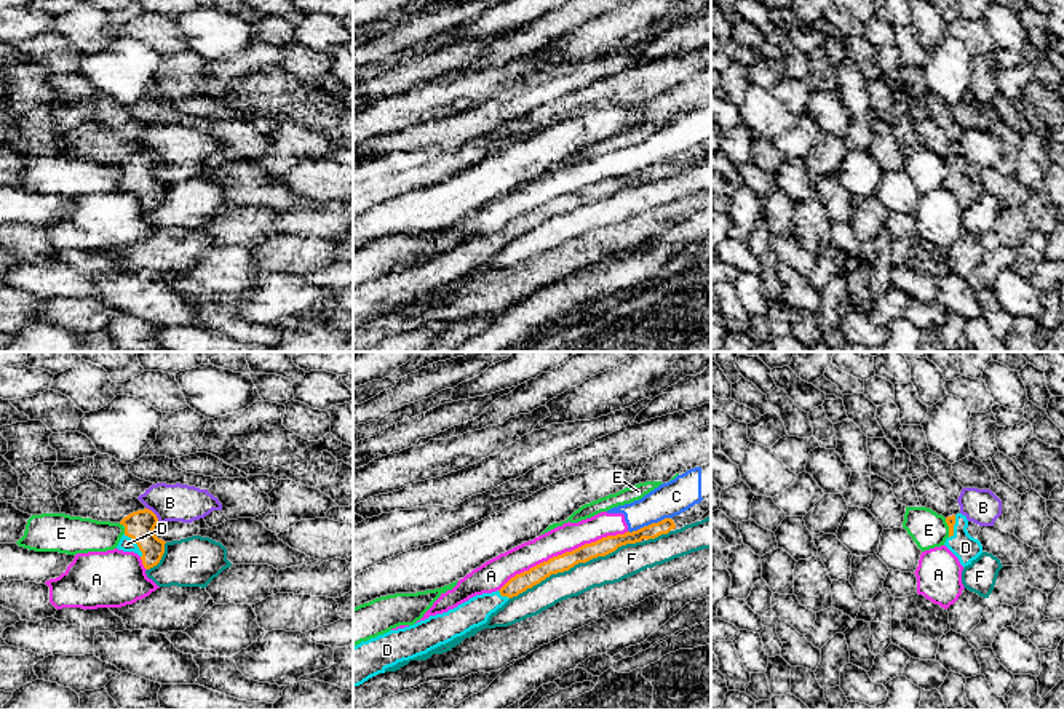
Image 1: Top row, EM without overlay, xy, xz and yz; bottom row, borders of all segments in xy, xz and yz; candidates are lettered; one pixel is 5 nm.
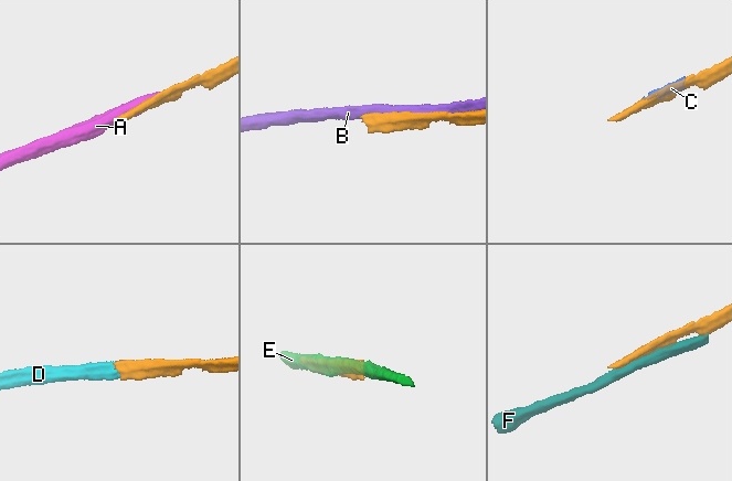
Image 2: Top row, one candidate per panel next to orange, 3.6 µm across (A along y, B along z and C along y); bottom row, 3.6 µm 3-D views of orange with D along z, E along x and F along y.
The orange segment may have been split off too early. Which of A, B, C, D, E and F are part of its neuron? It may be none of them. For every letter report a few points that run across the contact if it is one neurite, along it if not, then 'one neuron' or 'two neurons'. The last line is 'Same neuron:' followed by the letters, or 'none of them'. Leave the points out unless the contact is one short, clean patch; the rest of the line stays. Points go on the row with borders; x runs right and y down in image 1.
A: two neurons
B: two neurons
C: two neurons
D: xy (139, 525), (136, 542), (127, 544) | one neuron
E: two neurons
F: two neurons
Same neuron: D

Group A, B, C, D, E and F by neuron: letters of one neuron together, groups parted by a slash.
A C / B / D / E / F

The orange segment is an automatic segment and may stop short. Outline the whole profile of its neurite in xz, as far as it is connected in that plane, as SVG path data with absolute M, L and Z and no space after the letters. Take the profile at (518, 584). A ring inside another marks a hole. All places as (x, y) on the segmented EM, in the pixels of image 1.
M665 518L633 532L628 531L625 534L602 537L516 574L497 592L476 595L447 612L430 616L414 625L390 630L367 641L361 641L353 646L353 688L379 673L385 673L388 667L398 662L427 654L465 635L471 628L486 624L489 616L510 598L532 588L551 574L569 571L575 564L598 556L605 556L621 545L668 534L674 528L674 521Z

